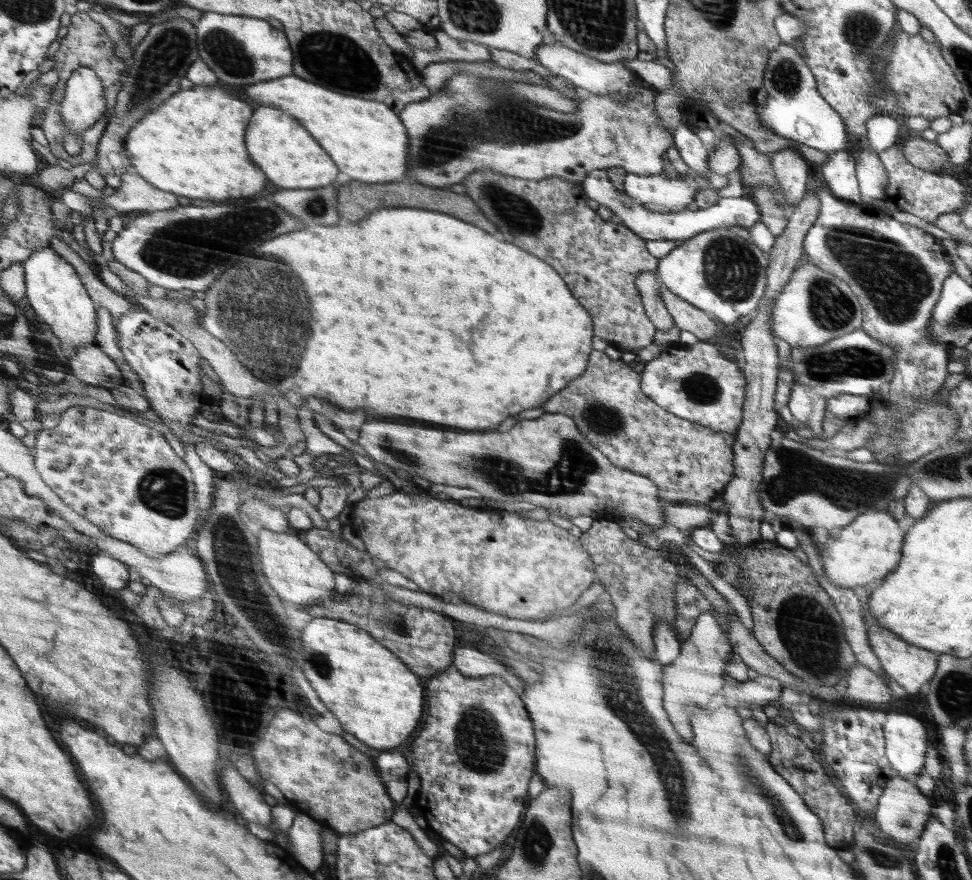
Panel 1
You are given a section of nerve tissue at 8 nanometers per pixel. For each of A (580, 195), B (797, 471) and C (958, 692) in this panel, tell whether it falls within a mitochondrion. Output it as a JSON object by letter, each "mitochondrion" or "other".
{"A":"other","B":"mitochondrion","C":"mitochondrion"}

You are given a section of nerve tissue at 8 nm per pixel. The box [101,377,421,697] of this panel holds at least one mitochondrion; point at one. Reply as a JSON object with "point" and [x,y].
{"point":[240,583]}

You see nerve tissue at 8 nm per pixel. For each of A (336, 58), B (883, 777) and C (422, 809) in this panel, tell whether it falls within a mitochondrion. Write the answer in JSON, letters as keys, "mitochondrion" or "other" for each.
{"A":"mitochondrion","B":"other","C":"other"}

